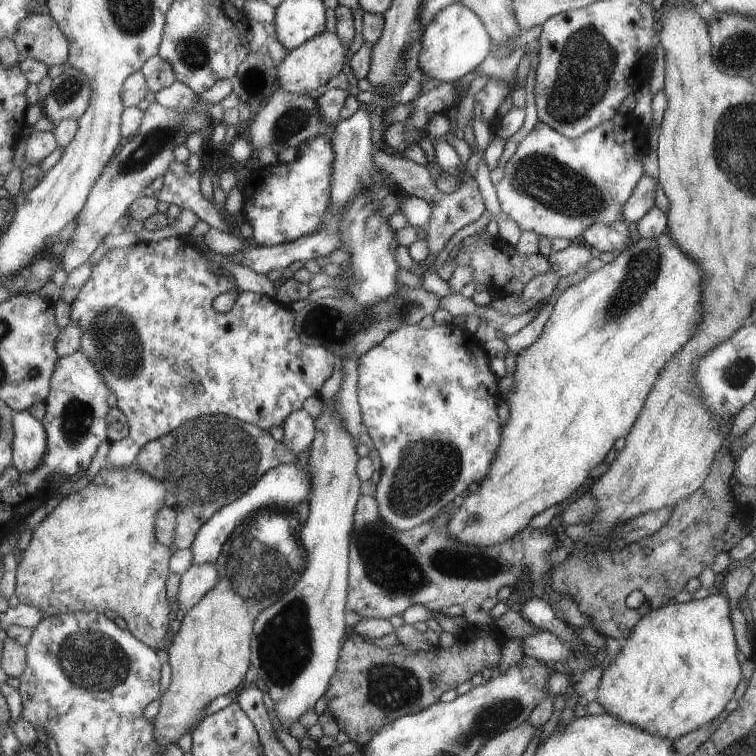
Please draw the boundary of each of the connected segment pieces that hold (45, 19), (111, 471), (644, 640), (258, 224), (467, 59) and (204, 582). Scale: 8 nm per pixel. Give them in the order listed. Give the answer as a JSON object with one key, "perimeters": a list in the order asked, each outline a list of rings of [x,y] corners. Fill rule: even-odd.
{"perimeters":[[[[51,13],[25,19],[15,43],[21,58],[33,58],[49,67],[71,60],[71,41]]],[[[134,464],[124,468],[103,466],[101,470],[88,488],[69,494],[42,526],[33,531],[33,539],[17,567],[16,594],[24,604],[46,612],[46,617],[78,611],[104,613],[114,610],[144,644],[167,651],[173,640],[172,630],[168,634],[170,602],[166,594],[170,552],[156,538],[156,516],[165,505],[168,482],[152,478]]],[[[709,594],[703,600],[667,604],[644,615],[624,640],[615,660],[604,670],[595,702],[610,716],[674,742],[714,720],[734,698],[734,692],[739,692],[736,686],[740,680],[742,668],[738,662],[738,644],[730,620],[728,598]]],[[[318,135],[304,140],[297,147],[297,155],[293,162],[288,164],[274,164],[261,167],[253,172],[252,177],[246,178],[243,185],[243,209],[247,221],[252,225],[251,243],[263,247],[290,243],[304,234],[316,232],[324,224],[324,214],[330,208],[330,182],[334,174],[335,152],[332,139],[327,135]]],[[[457,1],[444,7],[425,29],[418,56],[419,72],[440,82],[462,80],[470,77],[476,66],[490,55],[491,50],[492,40],[484,21],[470,8]]],[[[206,562],[200,566],[190,566],[181,576],[177,602],[180,610],[188,612],[210,588],[214,588],[218,582],[218,570],[215,562]]]]}

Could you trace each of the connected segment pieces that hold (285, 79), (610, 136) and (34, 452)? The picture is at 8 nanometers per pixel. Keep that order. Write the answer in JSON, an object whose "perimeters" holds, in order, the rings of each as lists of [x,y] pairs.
{"perimeters":[[[[322,32],[320,35],[309,39],[292,51],[288,51],[286,57],[276,66],[276,78],[282,90],[296,94],[296,96],[308,95],[310,90],[316,90],[324,86],[334,78],[342,68],[348,58],[348,50],[344,46],[344,40],[336,32]]],[[[616,114],[614,118],[604,120],[600,126],[592,128],[592,131],[570,139],[539,120],[525,137],[519,142],[512,158],[506,162],[502,180],[494,186],[501,212],[512,217],[522,231],[535,232],[550,240],[568,238],[577,242],[596,222],[612,224],[622,220],[624,203],[631,198],[643,178],[642,159],[650,151],[646,126],[642,128],[634,122],[628,122],[624,115]]],[[[30,409],[16,411],[14,420],[16,427],[15,467],[23,474],[36,472],[42,466],[42,462],[46,460],[46,454],[50,450],[45,421],[34,416]]]]}

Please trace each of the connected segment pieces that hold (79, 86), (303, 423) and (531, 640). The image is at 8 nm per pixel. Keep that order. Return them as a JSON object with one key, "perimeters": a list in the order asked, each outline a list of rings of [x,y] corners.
{"perimeters":[[[[68,68],[60,77],[53,82],[52,92],[44,102],[44,114],[49,117],[56,126],[69,119],[82,119],[89,110],[93,89],[91,79],[76,68]]],[[[304,408],[292,412],[282,424],[284,430],[282,444],[292,448],[292,452],[299,456],[314,440],[316,434],[314,422],[315,419]]],[[[544,630],[523,638],[522,648],[525,656],[532,656],[540,661],[564,663],[571,656],[576,657],[570,644],[562,642],[556,634]]]]}

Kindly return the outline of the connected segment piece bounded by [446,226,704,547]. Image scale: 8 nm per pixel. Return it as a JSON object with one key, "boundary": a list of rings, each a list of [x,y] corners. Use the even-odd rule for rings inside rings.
{"boundary":[[[666,226],[666,230],[660,236],[650,240],[640,238],[638,242],[628,246],[624,252],[617,253],[612,262],[604,264],[598,271],[591,272],[582,281],[569,286],[558,296],[552,314],[547,319],[539,338],[531,346],[521,349],[516,354],[514,382],[506,399],[510,408],[510,417],[502,434],[500,434],[500,448],[496,452],[495,460],[492,460],[488,476],[480,482],[478,490],[463,498],[452,510],[453,513],[446,528],[446,532],[452,538],[456,538],[462,544],[470,544],[470,546],[487,547],[493,544],[502,544],[502,542],[514,538],[518,534],[518,530],[522,530],[532,516],[536,516],[538,512],[542,512],[554,504],[563,503],[564,498],[569,498],[572,492],[576,492],[586,482],[590,470],[593,471],[604,460],[608,450],[612,448],[612,444],[620,436],[625,437],[635,426],[636,419],[643,411],[644,403],[650,398],[652,388],[654,388],[664,366],[672,360],[672,356],[678,354],[686,346],[690,336],[696,334],[698,324],[700,324],[702,314],[704,314],[704,308],[700,302],[702,276],[704,276],[704,272],[700,272],[696,260],[688,258],[680,250],[679,244],[676,244],[676,240],[672,240],[672,236],[668,234],[668,227]]]}

